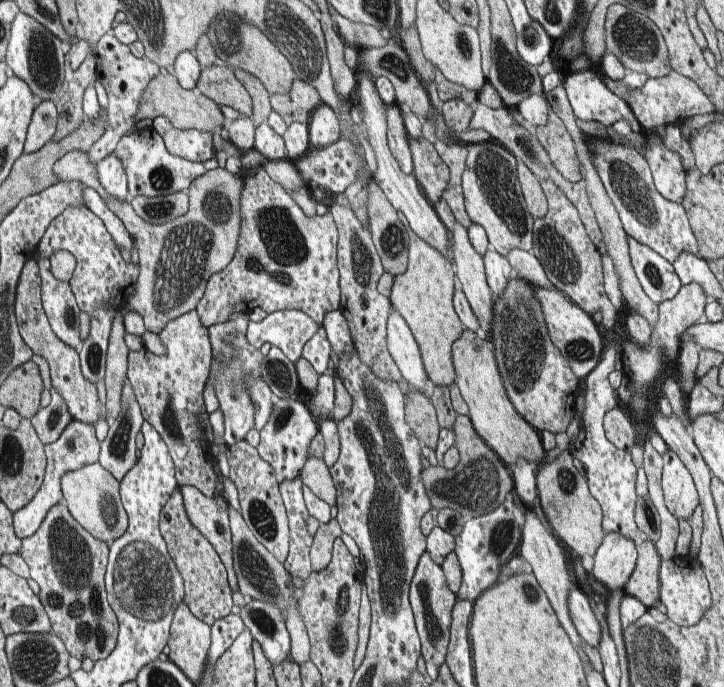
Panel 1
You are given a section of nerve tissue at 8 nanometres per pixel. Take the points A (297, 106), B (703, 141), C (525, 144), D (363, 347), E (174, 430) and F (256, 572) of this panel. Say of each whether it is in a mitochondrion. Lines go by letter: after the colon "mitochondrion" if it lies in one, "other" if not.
A: other
B: other
C: mitochondrion
D: other
E: mitochondrion
F: mitochondrion

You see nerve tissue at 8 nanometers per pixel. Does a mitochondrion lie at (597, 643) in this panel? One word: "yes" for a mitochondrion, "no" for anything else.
no

